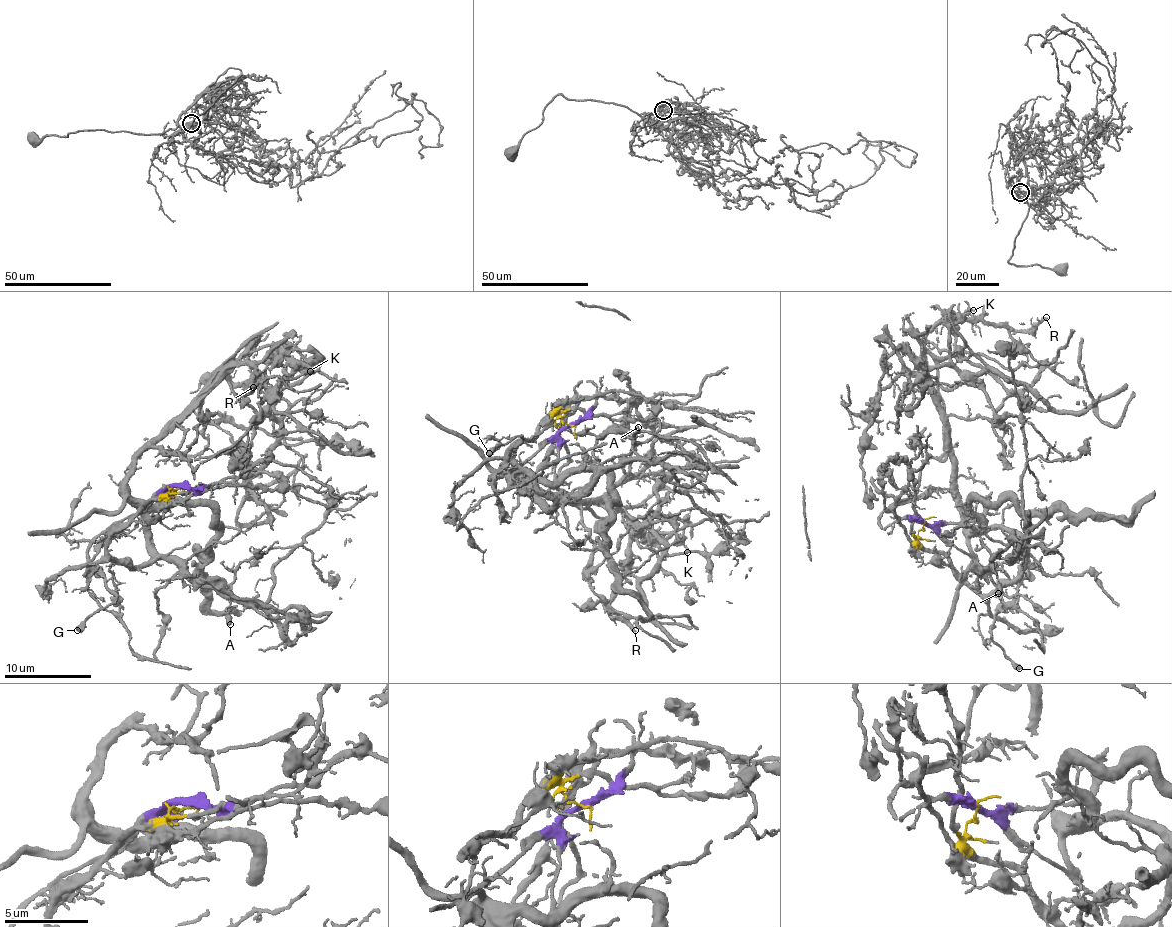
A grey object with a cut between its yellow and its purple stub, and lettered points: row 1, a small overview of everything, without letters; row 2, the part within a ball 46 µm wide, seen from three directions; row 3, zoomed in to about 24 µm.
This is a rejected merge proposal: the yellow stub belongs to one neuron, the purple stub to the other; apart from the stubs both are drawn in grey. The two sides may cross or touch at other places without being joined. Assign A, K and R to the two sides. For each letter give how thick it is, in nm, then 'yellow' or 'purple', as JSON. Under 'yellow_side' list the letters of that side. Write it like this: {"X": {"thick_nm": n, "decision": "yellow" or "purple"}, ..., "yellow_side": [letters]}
{"A": {"thick_nm": 380, "decision": "yellow"}, "K": {"thick_nm": 180, "decision": "yellow"}, "R": {"thick_nm": 200, "decision": "yellow"}, "yellow_side": ["A", "K", "R"]}

